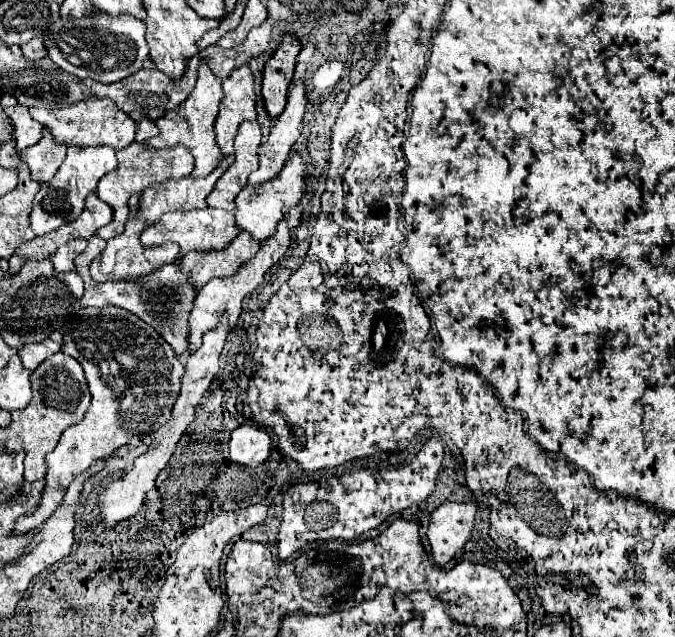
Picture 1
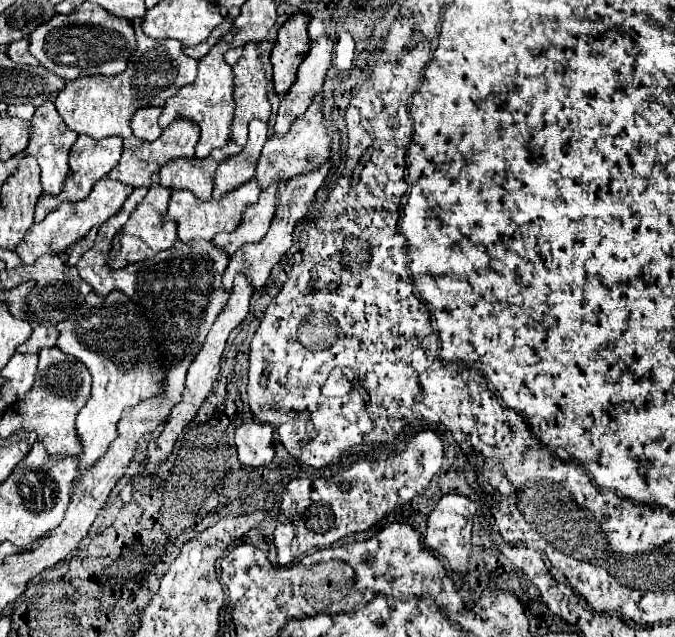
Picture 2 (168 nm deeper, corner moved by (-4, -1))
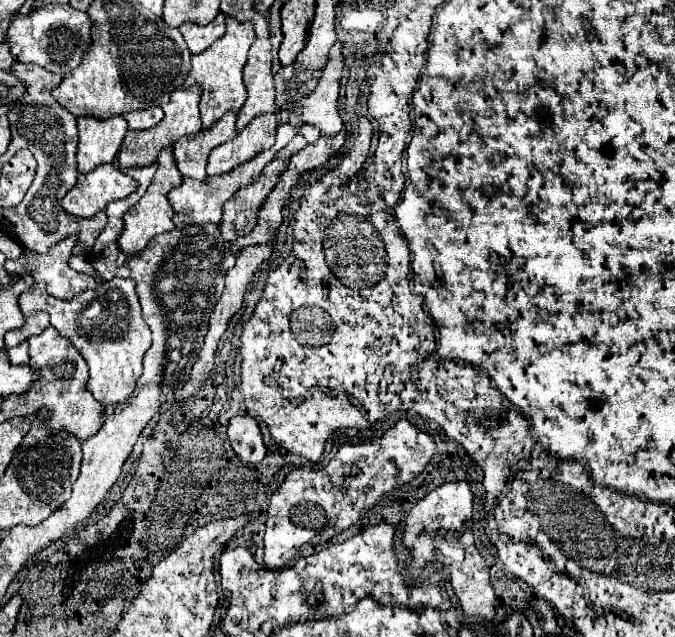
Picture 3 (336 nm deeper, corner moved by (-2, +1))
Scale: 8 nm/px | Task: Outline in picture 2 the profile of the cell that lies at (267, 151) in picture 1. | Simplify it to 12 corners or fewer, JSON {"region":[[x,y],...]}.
{"region":[[333,40],[313,42],[279,104],[275,136],[309,108],[331,68]]}

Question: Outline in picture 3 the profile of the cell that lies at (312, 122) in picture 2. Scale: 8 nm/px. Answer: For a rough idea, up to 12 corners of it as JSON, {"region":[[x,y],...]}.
{"region":[[329,52],[317,88],[293,110],[331,138],[343,128],[337,112],[343,54]]}

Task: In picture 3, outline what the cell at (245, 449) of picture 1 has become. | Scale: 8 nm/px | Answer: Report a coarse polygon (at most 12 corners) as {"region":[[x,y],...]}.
{"region":[[235,416],[229,442],[245,464],[257,464],[267,448],[251,416]]}

